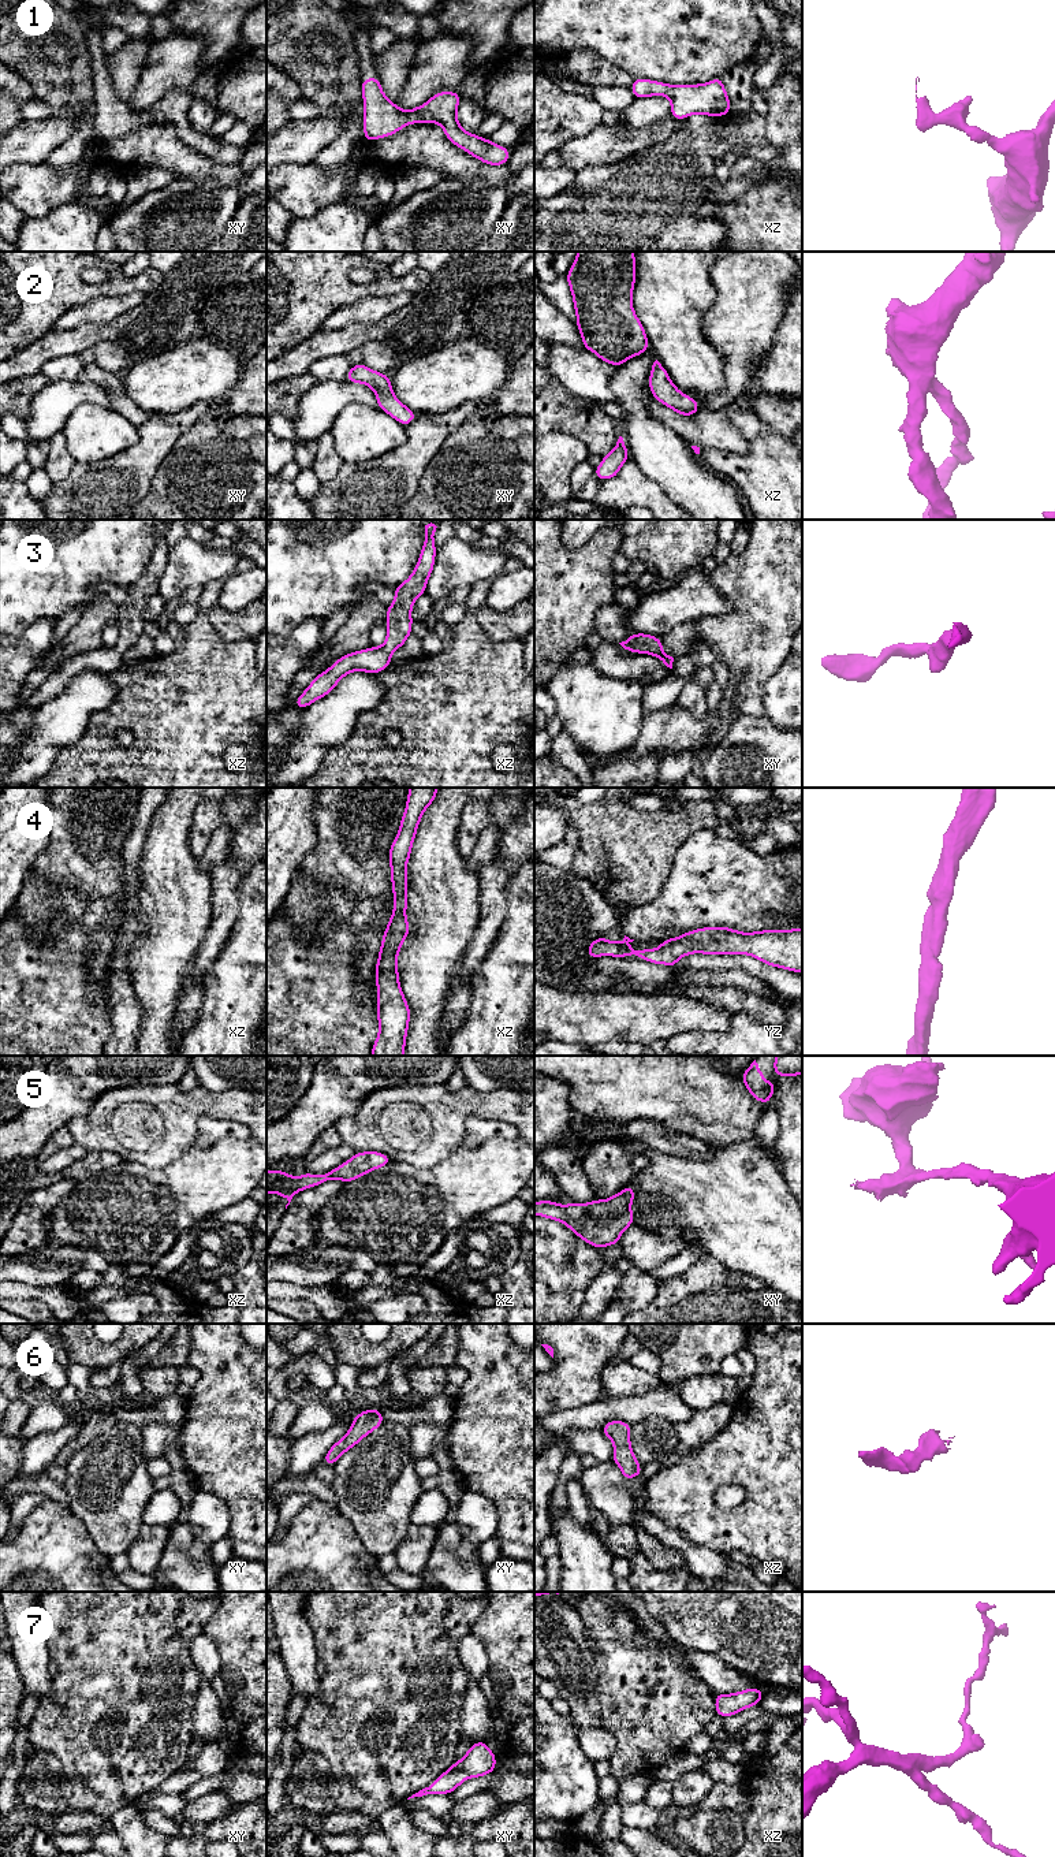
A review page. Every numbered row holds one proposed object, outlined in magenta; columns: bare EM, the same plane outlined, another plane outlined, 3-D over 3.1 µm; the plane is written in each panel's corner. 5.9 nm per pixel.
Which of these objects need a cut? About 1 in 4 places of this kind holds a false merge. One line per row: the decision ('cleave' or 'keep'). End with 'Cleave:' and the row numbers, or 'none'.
1: keep
2: keep
3: keep
4: keep
5: keep
6: keep
7: keep
Cleave: none

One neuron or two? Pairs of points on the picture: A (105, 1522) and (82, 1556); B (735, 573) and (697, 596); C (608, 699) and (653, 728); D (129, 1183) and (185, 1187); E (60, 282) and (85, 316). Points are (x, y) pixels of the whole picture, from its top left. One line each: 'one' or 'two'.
A: two
B: two
C: two
D: one
E: two

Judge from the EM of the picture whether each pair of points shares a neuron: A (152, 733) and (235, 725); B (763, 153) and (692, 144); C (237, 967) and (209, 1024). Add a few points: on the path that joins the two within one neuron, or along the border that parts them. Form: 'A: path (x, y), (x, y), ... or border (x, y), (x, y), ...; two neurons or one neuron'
A: path (172, 733), (176, 733), (185, 725), (215, 725); one neuron
B: border (770, 147), (731, 149), (715, 160); two neurons
C: path (237, 981), (211, 1011); one neuron

